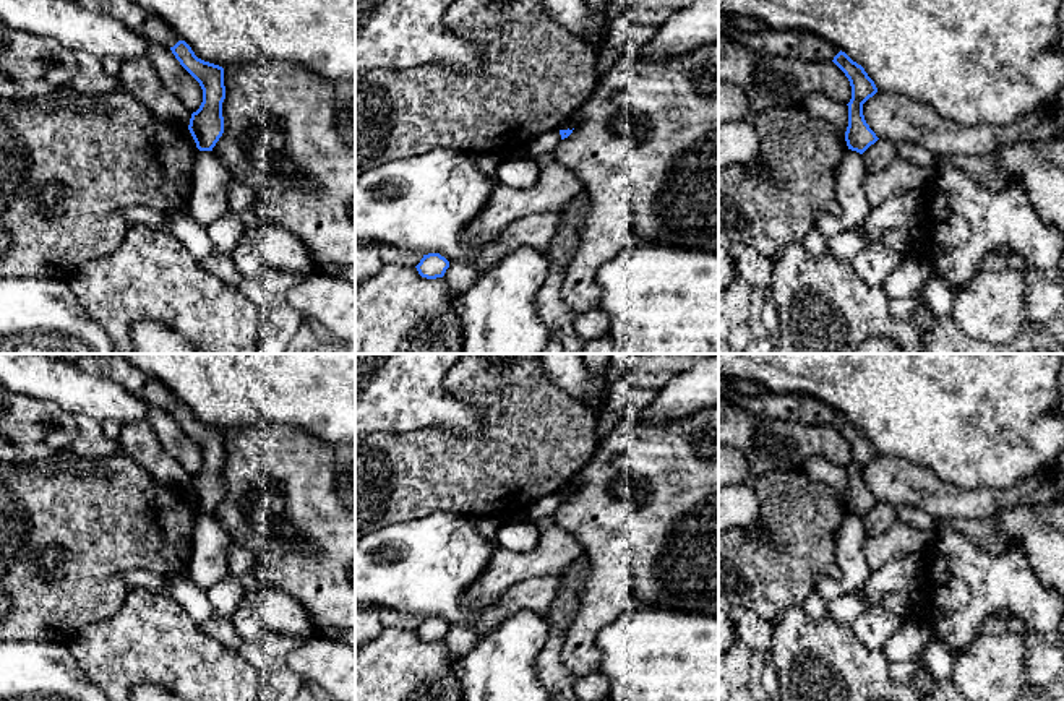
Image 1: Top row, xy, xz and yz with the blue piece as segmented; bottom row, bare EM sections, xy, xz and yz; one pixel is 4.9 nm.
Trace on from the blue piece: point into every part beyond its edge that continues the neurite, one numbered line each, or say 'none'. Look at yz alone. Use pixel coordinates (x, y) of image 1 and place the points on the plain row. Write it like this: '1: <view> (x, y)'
none

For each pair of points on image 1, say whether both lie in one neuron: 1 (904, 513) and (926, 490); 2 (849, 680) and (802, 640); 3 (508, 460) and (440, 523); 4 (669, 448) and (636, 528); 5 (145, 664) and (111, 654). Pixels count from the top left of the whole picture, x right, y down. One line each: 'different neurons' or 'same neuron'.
1: different neurons
2: same neuron
3: different neurons
4: same neuron
5: same neuron

